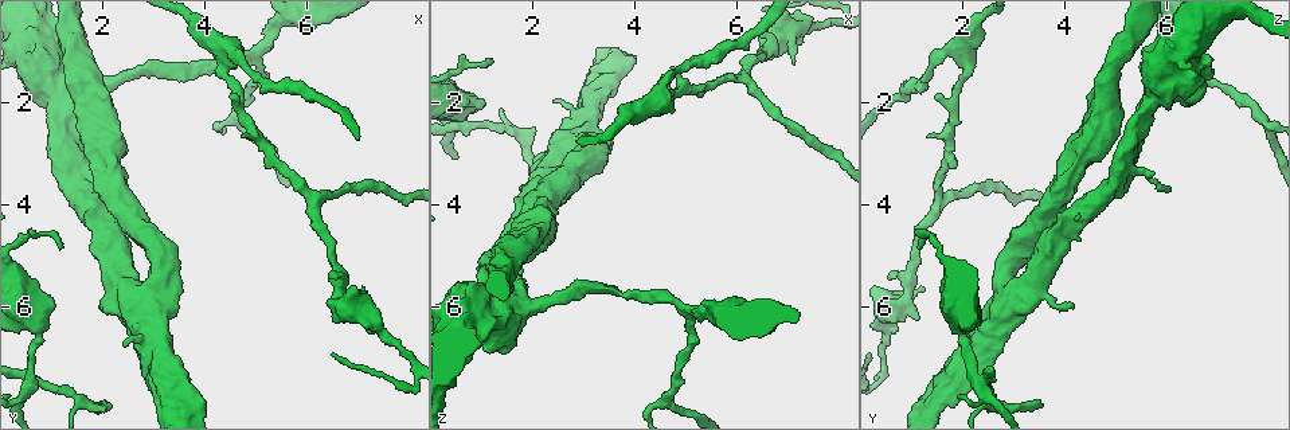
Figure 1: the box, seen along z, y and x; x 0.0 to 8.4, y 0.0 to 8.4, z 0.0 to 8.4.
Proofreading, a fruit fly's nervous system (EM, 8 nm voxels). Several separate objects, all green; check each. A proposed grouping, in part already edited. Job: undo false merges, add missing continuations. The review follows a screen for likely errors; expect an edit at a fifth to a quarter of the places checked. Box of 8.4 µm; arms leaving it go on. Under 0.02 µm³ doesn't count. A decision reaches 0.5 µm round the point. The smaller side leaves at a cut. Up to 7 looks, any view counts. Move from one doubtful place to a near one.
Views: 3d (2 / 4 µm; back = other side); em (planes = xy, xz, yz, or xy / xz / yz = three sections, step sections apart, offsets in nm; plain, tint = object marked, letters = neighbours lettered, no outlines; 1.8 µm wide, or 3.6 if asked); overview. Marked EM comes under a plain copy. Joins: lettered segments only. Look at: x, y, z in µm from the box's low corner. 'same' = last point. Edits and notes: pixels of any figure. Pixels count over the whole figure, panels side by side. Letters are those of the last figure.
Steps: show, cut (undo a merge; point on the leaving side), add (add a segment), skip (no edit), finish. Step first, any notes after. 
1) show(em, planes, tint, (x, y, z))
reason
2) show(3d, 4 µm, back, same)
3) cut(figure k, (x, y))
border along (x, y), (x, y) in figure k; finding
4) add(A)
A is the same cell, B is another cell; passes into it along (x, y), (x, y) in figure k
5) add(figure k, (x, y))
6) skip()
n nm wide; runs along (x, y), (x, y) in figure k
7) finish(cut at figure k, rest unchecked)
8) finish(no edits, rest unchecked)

show(em, xy, step 16, letters, (0.65, 7.50, 2.30))
sharp bend

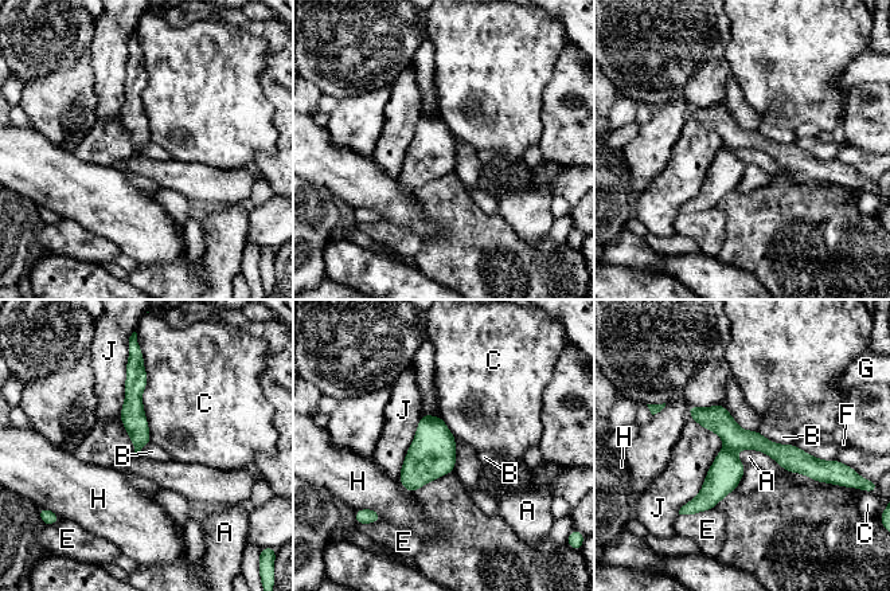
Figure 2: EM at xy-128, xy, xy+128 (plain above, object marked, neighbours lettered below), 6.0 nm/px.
cut(figure 2, (717, 418))
J touches over 600 nm; A, B, C, E, F, G, H and J are other cells; border along (725, 446), (733, 450) in figure 2; a second cell is stuck on

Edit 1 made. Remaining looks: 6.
show(overview)

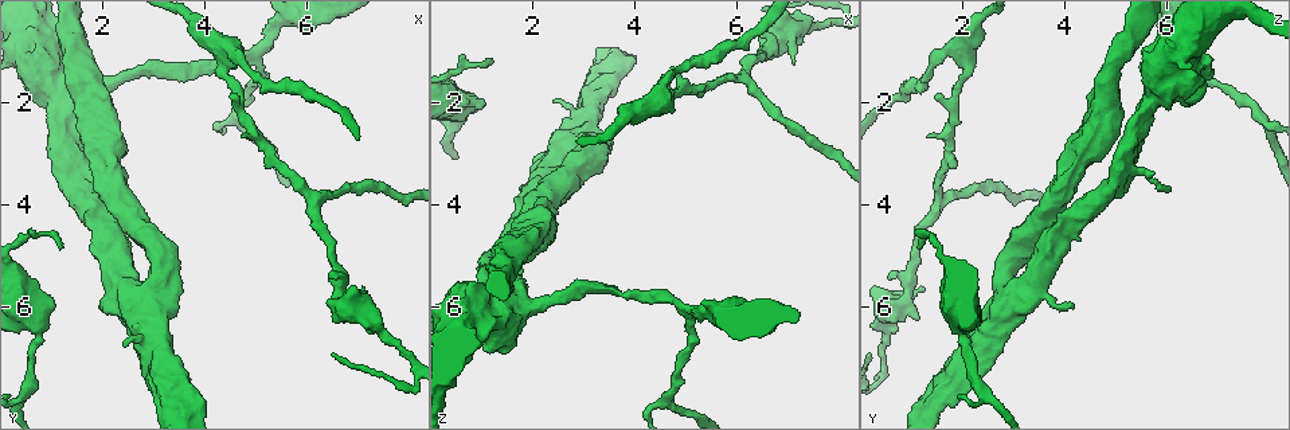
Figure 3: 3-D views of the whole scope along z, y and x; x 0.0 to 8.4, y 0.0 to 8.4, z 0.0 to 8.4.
show(em, 3.6 µm, planes, letters, (6.60, 5.70, 0.90))
calibre changes

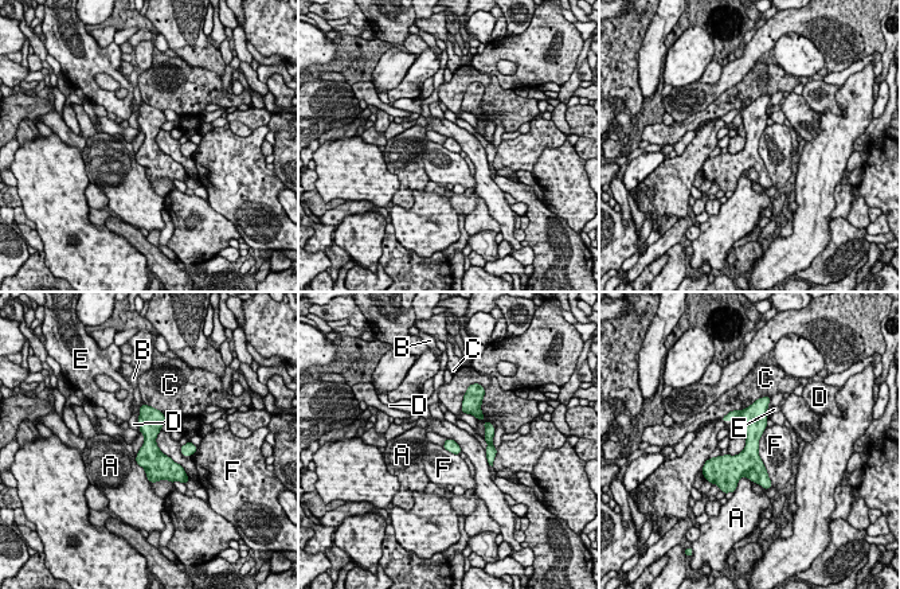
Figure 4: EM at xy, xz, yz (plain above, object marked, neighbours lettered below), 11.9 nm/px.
skip()
140 nm wide; A, B, C, D, E and F are other cells; border along (766, 426), (759, 457), (773, 483) in figure 4; all the same cell

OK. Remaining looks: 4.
show(3d, 4 µm, (2.15, 4.50, 3.95))
four arms meet

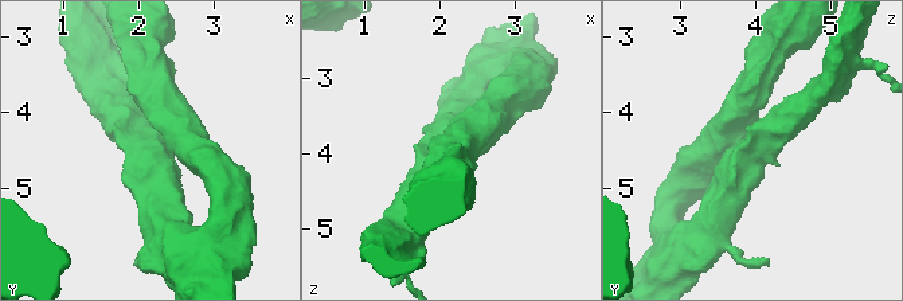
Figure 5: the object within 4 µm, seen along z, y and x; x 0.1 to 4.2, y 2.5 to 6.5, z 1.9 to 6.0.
show(em, planes, letters, (2.15, 4.50, 3.95))
4 arms

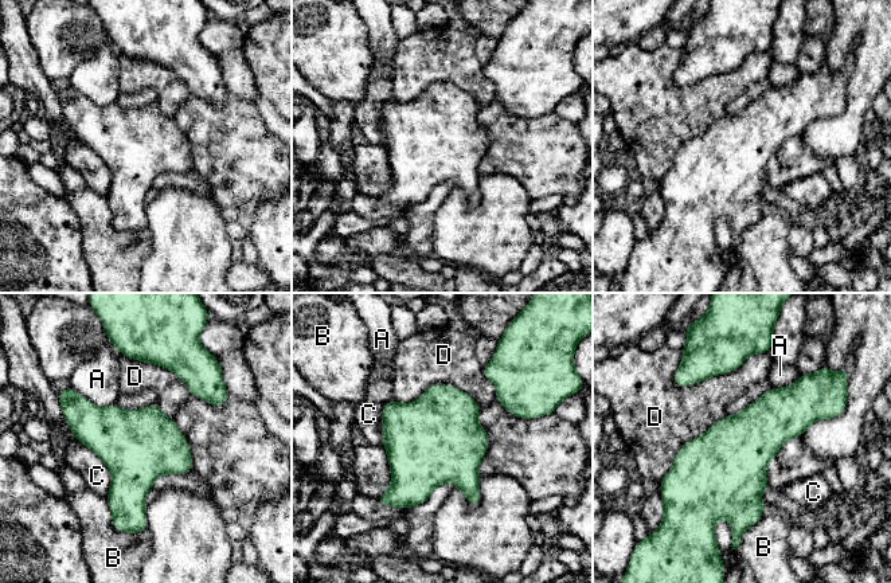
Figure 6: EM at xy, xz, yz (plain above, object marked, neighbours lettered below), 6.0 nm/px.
skip()
A, B, C and D are other cells; border along (393, 398), (450, 384), (481, 409) in figure 6; continuous, no second cell

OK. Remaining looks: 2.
finish(cut at figure 2, rest unchecked)

